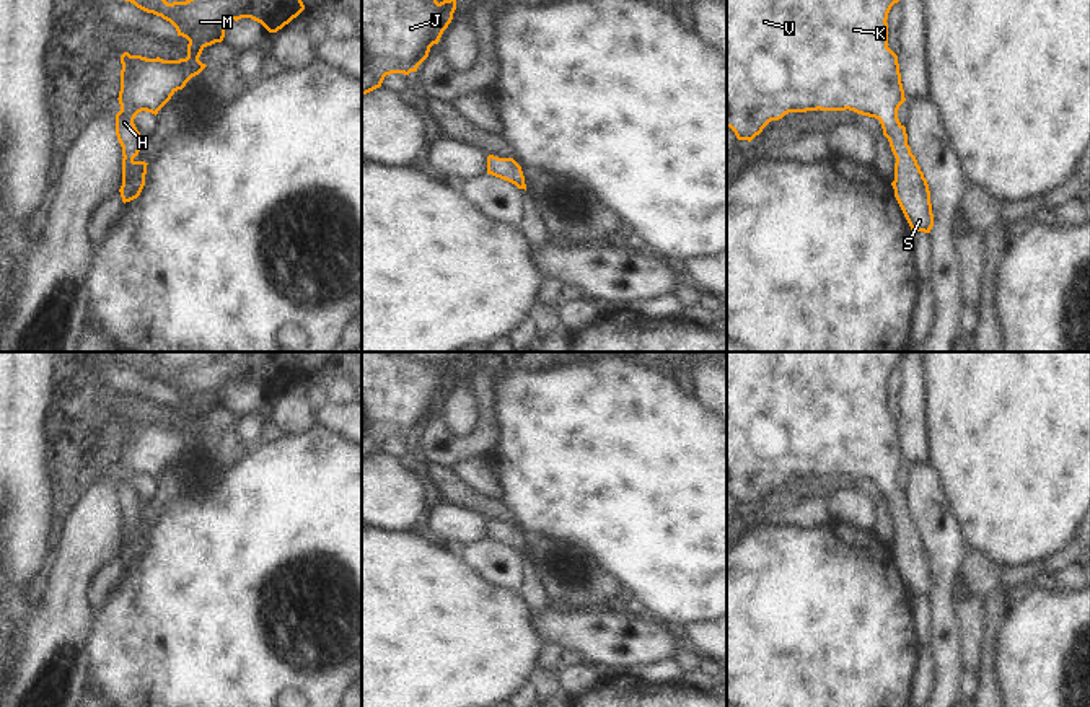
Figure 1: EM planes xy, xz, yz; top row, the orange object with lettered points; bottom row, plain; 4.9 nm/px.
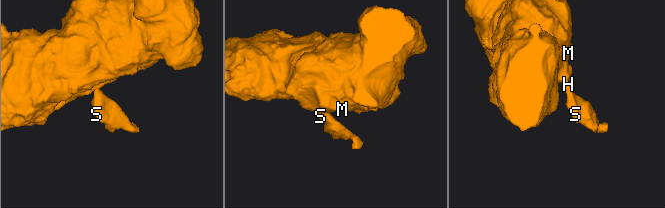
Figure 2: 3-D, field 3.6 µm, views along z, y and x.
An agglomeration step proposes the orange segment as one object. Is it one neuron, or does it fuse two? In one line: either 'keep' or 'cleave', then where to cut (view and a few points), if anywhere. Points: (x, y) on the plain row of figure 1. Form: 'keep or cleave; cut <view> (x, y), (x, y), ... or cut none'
keep; cut none

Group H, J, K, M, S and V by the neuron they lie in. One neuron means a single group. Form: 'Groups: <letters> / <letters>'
Groups: H J K M S V.

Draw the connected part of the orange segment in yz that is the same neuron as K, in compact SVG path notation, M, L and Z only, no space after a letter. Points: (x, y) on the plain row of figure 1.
M727 352L727 492L751 507L771 485L789 477L854 476L880 485L894 528L894 562L912 596L930 598L930 556L908 510L898 474L906 466L898 420L888 412L888 378L903 352Z

